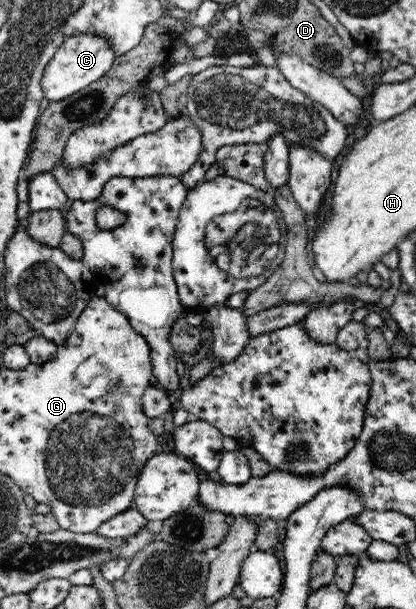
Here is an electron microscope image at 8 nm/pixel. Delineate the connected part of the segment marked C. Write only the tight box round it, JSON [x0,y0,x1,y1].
[40,33,116,102]

